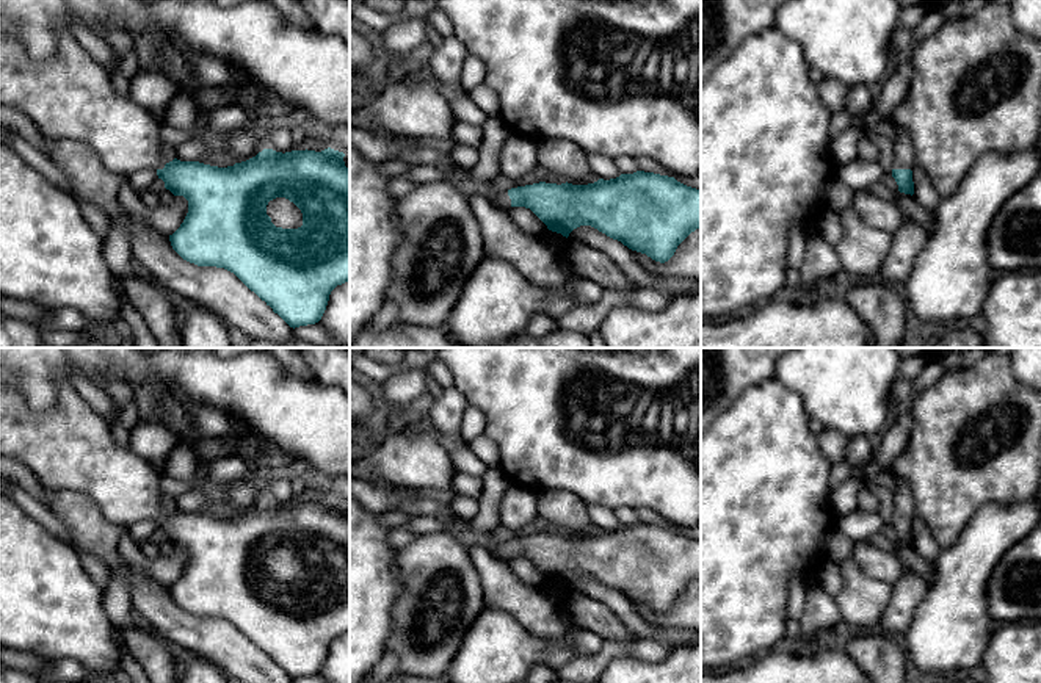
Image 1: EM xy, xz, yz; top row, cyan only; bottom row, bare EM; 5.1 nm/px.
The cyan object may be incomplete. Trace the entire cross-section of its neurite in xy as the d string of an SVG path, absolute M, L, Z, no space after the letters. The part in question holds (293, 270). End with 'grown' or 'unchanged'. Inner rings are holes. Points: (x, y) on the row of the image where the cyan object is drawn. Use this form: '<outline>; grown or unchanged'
M55 27L58 47L44 61L31 60L24 44L0 28L0 105L24 113L45 138L88 144L111 172L130 175L155 169L166 190L188 201L183 222L169 235L172 249L183 260L234 273L293 329L318 323L331 291L350 282L350 169L345 154L331 147L285 154L263 149L227 168L177 158L165 163L157 119L130 96L118 94L110 70L71 31ZM276 197L285 197L301 210L301 227L282 229L271 222L267 205Z; grown

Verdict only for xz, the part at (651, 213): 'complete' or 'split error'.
split error

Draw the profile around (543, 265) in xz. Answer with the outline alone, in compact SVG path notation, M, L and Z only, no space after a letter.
M483 196L469 197L478 221L486 257L508 262L539 288L557 290L579 282L569 258L569 238L561 246L547 244L542 235L519 229L506 210Z

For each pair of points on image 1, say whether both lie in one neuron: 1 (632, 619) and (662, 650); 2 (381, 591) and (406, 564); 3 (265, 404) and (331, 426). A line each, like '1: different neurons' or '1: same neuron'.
1: different neurons
2: different neurons
3: same neuron

